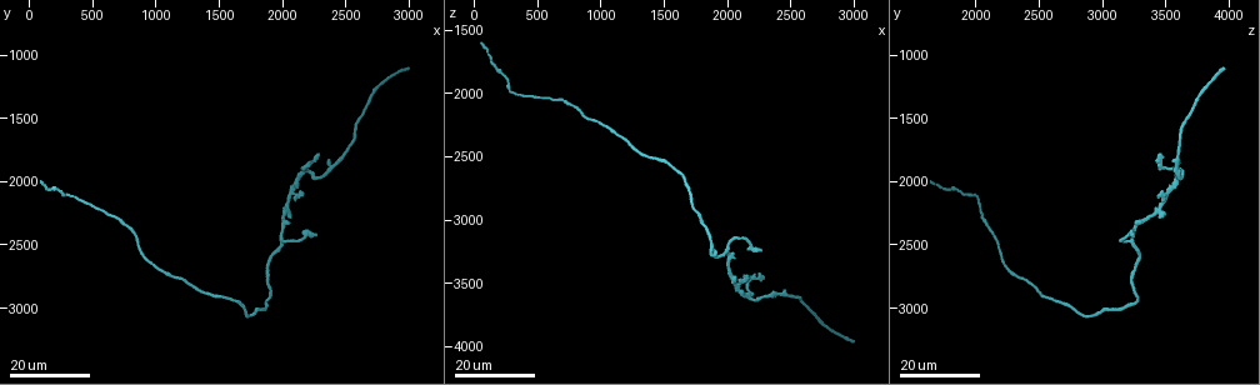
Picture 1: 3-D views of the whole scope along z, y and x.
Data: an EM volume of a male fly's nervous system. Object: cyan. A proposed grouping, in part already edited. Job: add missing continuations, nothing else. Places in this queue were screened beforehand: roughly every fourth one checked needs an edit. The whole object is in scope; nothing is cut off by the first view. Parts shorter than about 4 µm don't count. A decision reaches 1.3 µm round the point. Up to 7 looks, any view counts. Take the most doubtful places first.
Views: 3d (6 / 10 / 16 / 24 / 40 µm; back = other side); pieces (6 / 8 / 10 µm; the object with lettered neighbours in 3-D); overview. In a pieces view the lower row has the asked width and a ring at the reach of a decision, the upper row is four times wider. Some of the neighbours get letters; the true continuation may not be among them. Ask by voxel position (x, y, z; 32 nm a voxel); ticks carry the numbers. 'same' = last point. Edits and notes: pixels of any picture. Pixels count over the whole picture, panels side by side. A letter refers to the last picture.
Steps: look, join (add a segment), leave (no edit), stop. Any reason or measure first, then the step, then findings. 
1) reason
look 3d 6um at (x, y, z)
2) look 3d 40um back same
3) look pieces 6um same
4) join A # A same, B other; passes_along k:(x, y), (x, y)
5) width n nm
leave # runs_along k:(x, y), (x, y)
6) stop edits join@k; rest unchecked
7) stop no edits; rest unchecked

branch stops here
look 3d 16um at (2280, 1760, 3440)

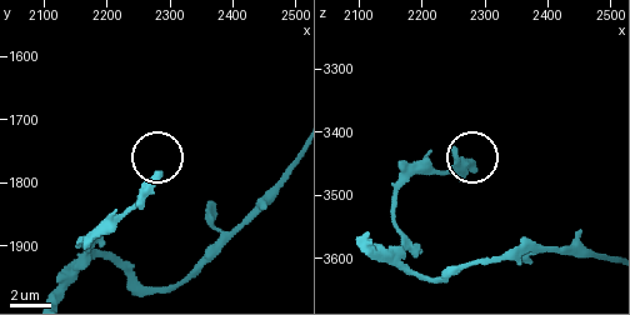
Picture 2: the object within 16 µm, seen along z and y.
look pieces 6um at (2280, 1785, 3455)

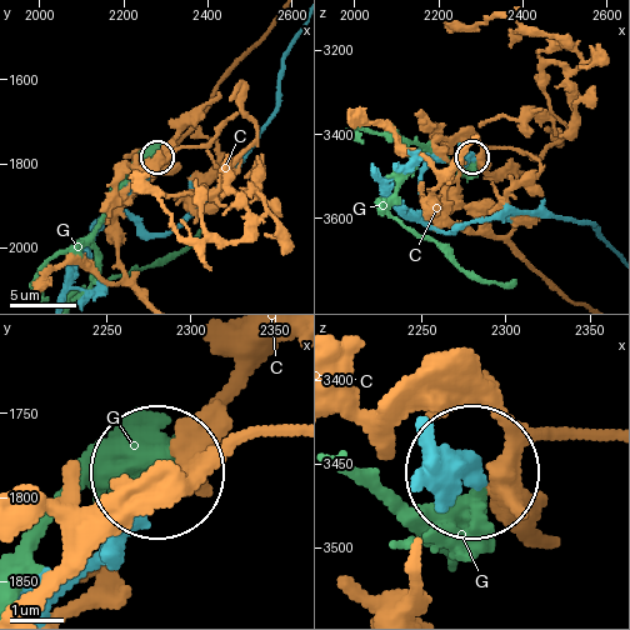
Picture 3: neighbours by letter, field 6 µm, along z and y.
leave # C other, G other; no lettered segment goes on from it

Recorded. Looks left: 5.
free end
look 3d 24um at (80, 1980, 1600)

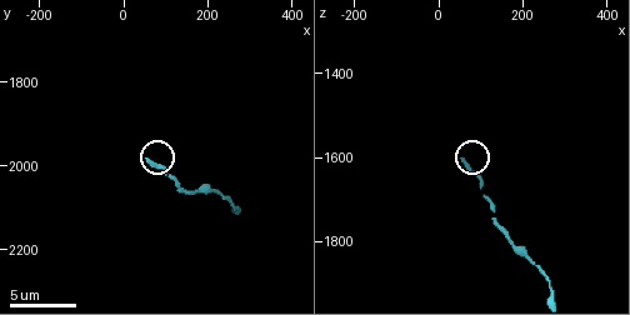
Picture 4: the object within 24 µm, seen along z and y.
look pieces 8um at (55, 1990, 1605)

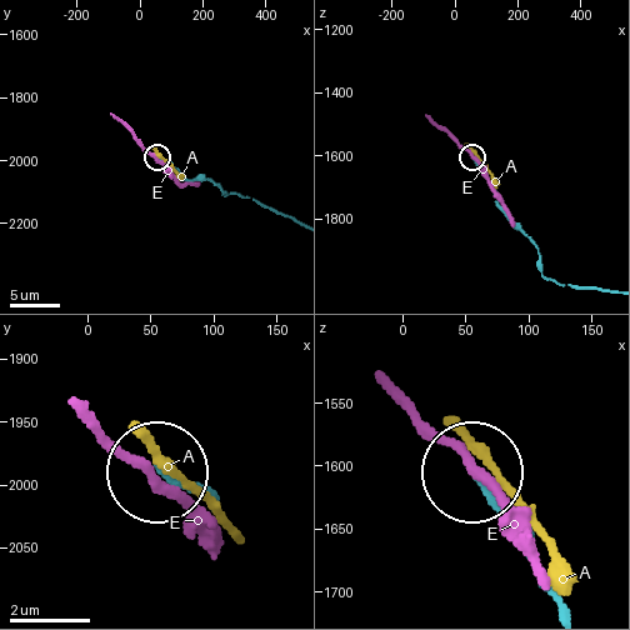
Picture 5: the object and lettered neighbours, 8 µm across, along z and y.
leave # A other, E other; runs_along 5:(579, 289), (545, 276), (538, 251), (499, 206), (473, 159); no lettered segment goes on from it

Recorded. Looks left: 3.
an open end
look 3d 16um at (3000, 1120, 3960)

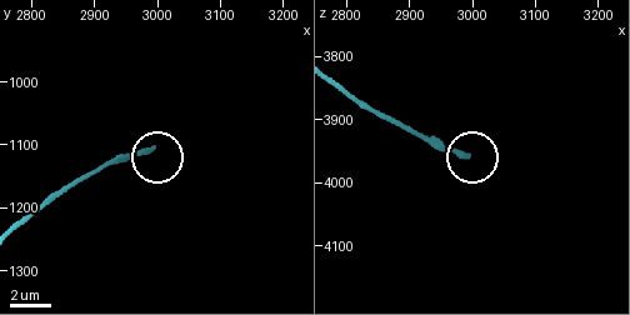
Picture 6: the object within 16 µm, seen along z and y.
look pieces 10um at (2995, 1105, 3955)

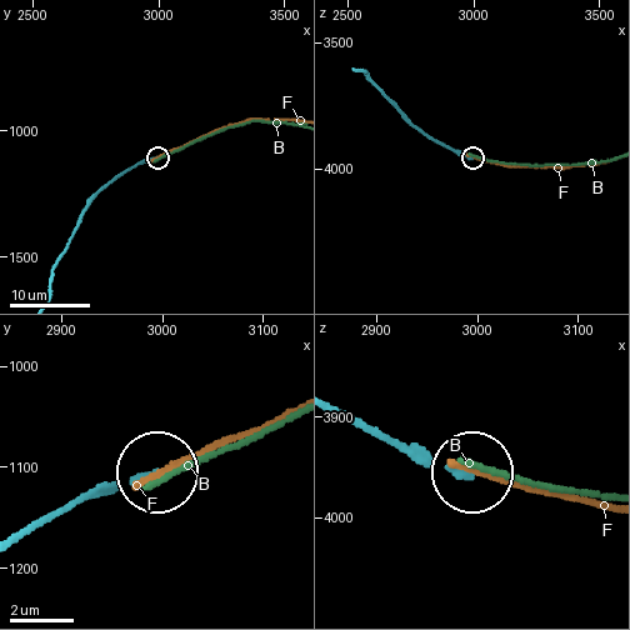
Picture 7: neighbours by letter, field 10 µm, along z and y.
width 220 nm
leave # B other, F other; runs_along 7:(379, 86), (426, 136), (473, 156); no lettered segment goes on from it

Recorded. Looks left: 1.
stop no edits; rest unchecked

